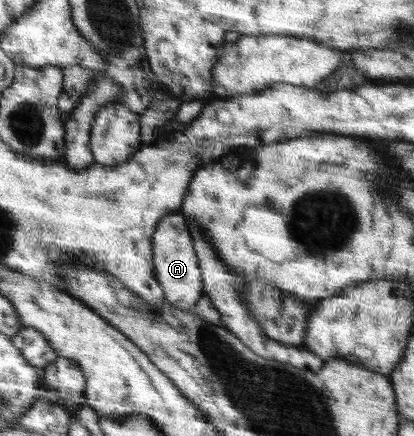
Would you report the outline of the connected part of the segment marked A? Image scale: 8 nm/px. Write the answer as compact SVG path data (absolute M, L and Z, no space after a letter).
M180 212L160 220L152 236L152 249L156 279L163 289L165 301L178 309L192 310L203 296L202 274L187 221Z

